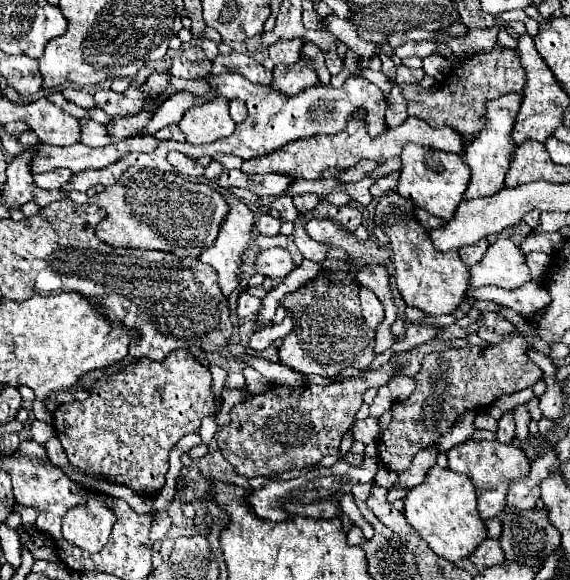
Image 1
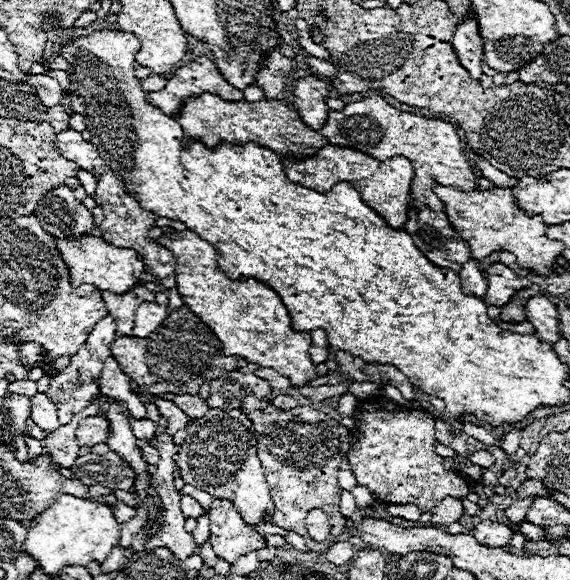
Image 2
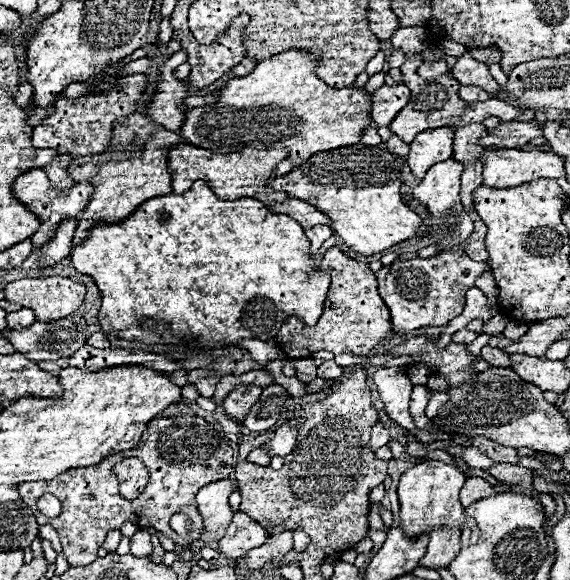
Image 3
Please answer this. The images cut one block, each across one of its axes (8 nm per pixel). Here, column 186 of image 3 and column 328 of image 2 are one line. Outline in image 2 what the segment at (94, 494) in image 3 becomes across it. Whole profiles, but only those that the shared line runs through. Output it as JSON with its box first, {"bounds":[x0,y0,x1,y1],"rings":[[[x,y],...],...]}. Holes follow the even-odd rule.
{"bounds":[242,396,352,552],"rings":[[[246,396],[242,412],[254,422],[258,432],[258,460],[264,468],[270,496],[276,508],[272,524],[298,532],[306,540],[310,552],[326,552],[336,542],[336,536],[344,532],[344,516],[338,508],[342,494],[342,488],[338,486],[338,472],[340,462],[348,454],[352,442],[350,432],[338,420],[314,410],[312,406],[280,410],[268,404],[268,400]],[[314,508],[320,508],[330,516],[330,536],[322,542],[310,540],[304,524],[306,514]]]}

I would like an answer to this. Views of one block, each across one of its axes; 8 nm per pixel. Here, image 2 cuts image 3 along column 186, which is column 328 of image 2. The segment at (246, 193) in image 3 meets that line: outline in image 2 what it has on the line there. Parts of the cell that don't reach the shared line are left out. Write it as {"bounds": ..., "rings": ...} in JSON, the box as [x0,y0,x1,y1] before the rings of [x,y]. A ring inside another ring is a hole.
{"bounds":[284,146,414,228],"rings":[[[324,146],[314,156],[306,160],[284,158],[284,172],[292,182],[310,186],[314,190],[330,190],[338,182],[350,182],[362,196],[362,200],[376,210],[392,228],[402,228],[408,218],[408,204],[410,204],[410,182],[414,178],[414,168],[410,160],[398,156],[388,162],[380,162],[370,158],[368,154],[358,154],[356,150],[342,150],[340,146]]]}

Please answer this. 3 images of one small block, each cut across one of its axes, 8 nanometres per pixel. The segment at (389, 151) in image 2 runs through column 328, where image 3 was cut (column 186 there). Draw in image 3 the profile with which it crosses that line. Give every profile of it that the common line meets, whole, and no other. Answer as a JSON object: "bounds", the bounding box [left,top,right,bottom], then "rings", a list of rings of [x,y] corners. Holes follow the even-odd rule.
{"bounds":[178,50,370,166],"rings":[[[288,50],[274,58],[262,60],[248,76],[230,78],[218,92],[214,106],[198,106],[186,112],[178,134],[192,146],[212,152],[238,152],[242,148],[288,148],[288,160],[300,166],[312,154],[334,150],[338,146],[354,146],[360,142],[362,130],[370,124],[370,96],[356,86],[324,88],[324,80],[314,74],[316,60],[304,50]]]}

